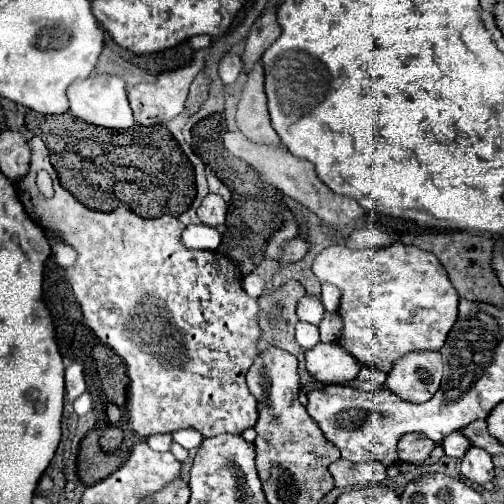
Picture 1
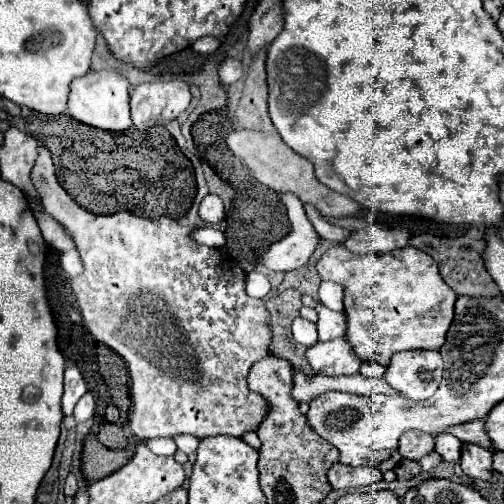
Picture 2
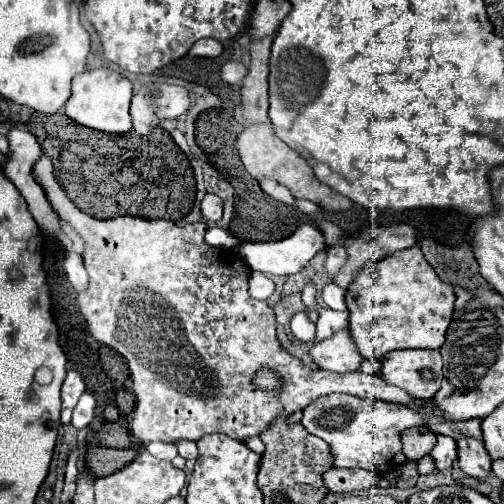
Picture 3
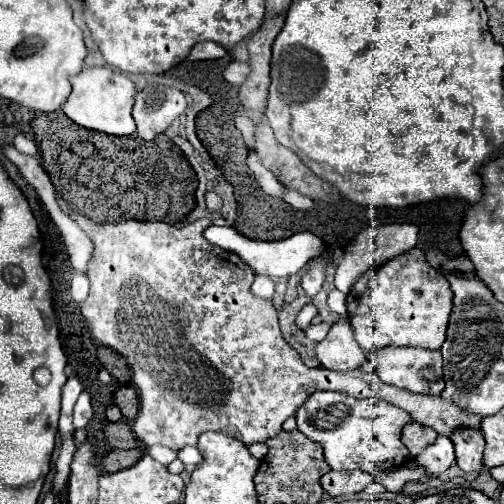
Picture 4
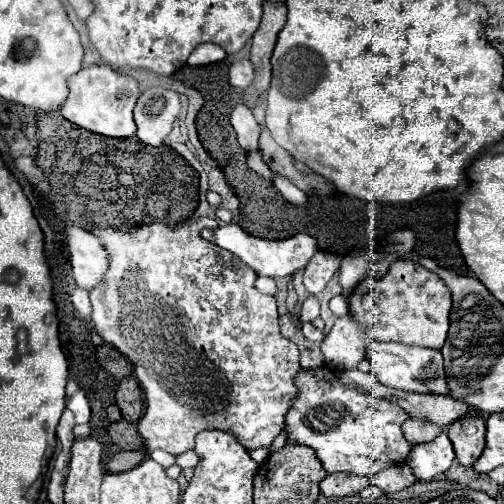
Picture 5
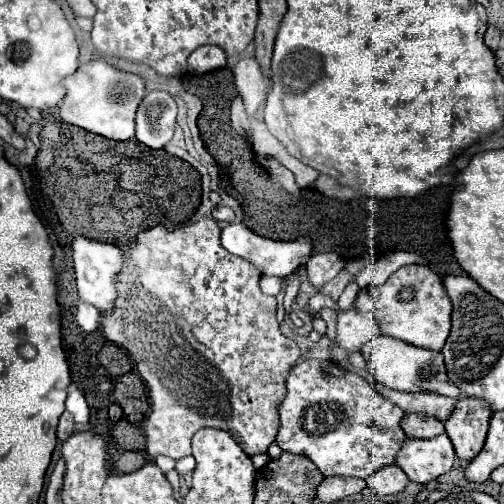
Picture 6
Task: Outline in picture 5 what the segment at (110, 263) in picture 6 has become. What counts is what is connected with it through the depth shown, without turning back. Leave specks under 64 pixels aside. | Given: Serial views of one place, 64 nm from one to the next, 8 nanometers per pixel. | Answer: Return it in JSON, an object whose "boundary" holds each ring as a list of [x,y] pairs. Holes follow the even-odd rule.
{"boundary":[[[66,224],[66,236],[72,254],[70,260],[72,260],[74,280],[82,290],[90,292],[104,280],[104,274],[110,264],[110,256],[94,234],[78,226]]]}

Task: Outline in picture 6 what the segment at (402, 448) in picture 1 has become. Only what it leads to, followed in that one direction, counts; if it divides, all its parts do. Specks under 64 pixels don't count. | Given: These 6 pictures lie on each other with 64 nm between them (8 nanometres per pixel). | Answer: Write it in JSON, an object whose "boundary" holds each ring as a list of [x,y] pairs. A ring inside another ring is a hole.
{"boundary":[[[406,414],[402,418],[402,430],[412,438],[434,438],[444,432],[444,424],[428,414]]]}

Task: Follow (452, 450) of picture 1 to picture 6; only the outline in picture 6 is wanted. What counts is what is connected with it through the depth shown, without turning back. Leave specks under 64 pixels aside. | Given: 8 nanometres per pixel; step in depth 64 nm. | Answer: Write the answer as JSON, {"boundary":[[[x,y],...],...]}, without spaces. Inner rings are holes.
{"boundary":[[[440,434],[430,440],[406,438],[394,464],[406,472],[408,480],[426,484],[450,472],[454,458],[456,454],[452,452],[452,442],[446,434]]]}

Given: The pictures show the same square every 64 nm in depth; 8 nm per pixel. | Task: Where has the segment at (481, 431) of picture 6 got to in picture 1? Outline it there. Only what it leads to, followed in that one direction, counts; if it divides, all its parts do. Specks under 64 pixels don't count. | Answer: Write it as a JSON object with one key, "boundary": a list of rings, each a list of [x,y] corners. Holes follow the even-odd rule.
{"boundary":[[[474,446],[462,458],[460,470],[470,482],[476,482],[476,484],[486,484],[486,482],[492,482],[494,478],[492,456],[486,450],[474,448]]]}

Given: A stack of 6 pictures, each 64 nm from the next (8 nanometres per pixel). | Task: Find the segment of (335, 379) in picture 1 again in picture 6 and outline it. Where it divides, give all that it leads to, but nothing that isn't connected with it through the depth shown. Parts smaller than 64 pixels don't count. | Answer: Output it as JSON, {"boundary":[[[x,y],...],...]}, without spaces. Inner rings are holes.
{"boundary":[[[350,310],[350,312],[342,312],[338,316],[338,338],[334,342],[334,360],[344,364],[348,362],[348,354],[354,350],[362,350],[362,346],[376,338],[380,334],[380,326],[378,320],[372,312],[358,312],[358,310]]]}

